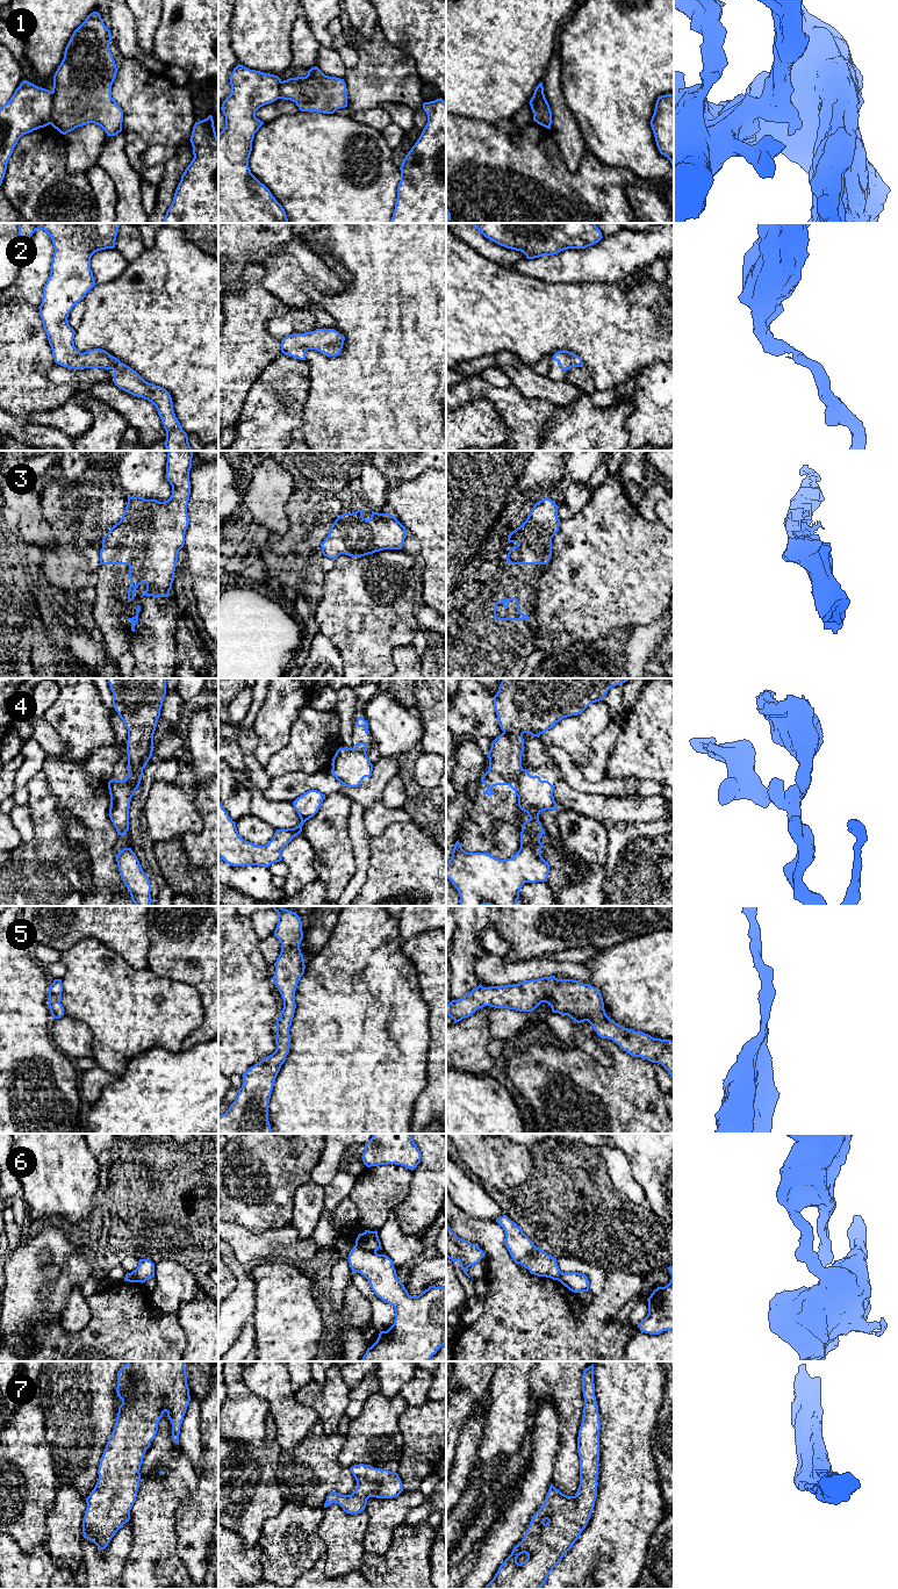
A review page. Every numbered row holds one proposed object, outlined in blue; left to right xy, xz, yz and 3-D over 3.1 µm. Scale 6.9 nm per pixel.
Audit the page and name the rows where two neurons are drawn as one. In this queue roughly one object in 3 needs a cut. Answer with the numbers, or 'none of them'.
1, 4, 6

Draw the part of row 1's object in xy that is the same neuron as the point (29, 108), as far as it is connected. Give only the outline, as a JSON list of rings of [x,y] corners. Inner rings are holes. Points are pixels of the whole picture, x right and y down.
[[[23,80],[10,100],[0,107],[0,186],[19,139],[51,124],[53,93]]]

